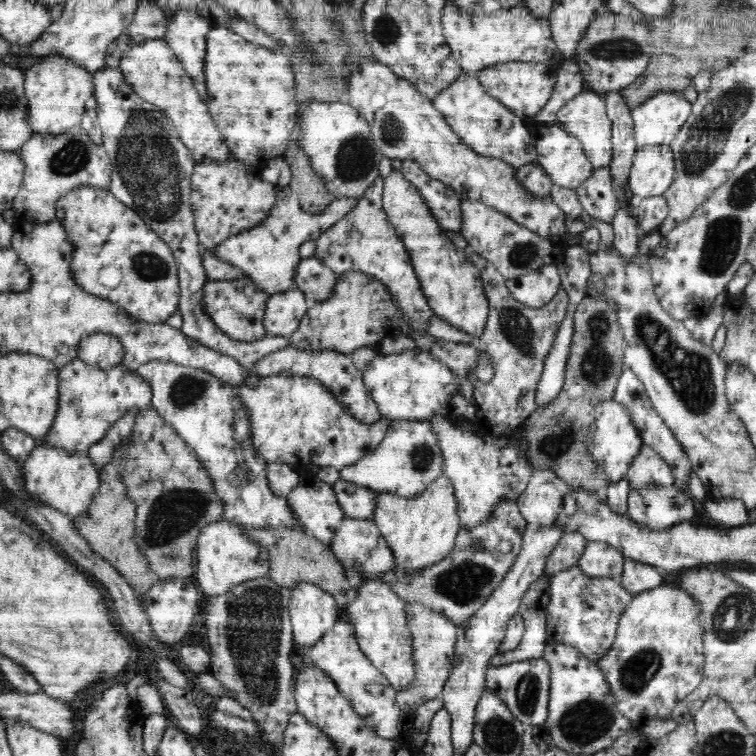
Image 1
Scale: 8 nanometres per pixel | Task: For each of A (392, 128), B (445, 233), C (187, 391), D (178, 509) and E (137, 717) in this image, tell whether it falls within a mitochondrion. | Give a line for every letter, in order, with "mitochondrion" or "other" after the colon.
A: mitochondrion
B: other
C: mitochondrion
D: mitochondrion
E: other

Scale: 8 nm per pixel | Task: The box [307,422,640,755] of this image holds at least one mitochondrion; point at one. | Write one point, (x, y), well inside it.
(587, 720)

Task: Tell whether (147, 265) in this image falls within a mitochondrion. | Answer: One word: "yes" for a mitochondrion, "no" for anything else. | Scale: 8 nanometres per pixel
yes

